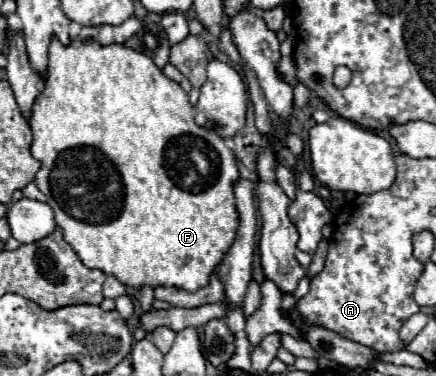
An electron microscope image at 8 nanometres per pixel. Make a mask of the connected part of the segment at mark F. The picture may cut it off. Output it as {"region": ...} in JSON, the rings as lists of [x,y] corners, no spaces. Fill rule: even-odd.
{"region":[[[54,38],[50,44],[48,58],[48,80],[44,82],[44,92],[38,96],[30,118],[30,128],[34,134],[32,156],[42,164],[42,168],[36,174],[36,186],[48,198],[48,206],[54,210],[54,220],[62,228],[66,242],[76,250],[76,254],[88,268],[98,268],[104,274],[116,276],[126,286],[176,286],[186,292],[196,292],[208,286],[210,276],[234,244],[238,230],[234,184],[240,180],[240,174],[232,148],[226,146],[226,140],[216,130],[198,126],[194,122],[194,108],[188,102],[188,94],[176,82],[166,78],[162,70],[140,52],[128,52],[128,48],[122,44],[102,46],[98,42],[62,46]]]}

